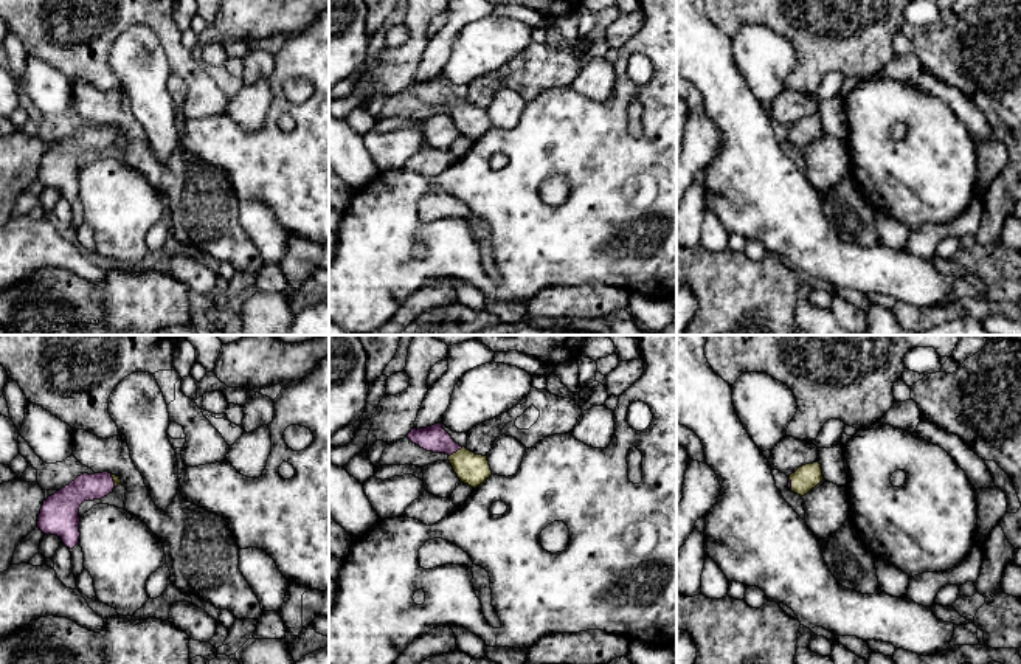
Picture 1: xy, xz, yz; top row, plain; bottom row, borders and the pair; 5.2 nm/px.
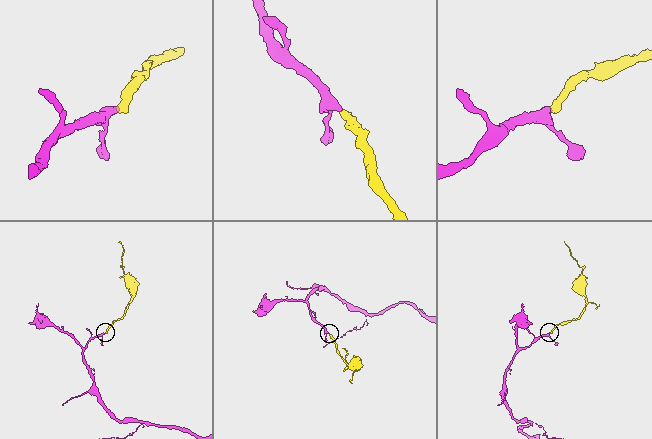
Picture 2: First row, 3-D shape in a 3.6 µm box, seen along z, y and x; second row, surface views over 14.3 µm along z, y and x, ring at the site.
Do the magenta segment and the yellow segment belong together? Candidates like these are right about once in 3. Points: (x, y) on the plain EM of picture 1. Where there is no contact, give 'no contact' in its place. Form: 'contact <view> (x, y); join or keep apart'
contact xz (455, 104); join

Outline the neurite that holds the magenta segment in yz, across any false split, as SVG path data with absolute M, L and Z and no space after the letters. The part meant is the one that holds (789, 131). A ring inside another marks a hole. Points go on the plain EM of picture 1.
M819 115L805 116L788 129L788 141L801 149L807 147L821 133L822 121Z

